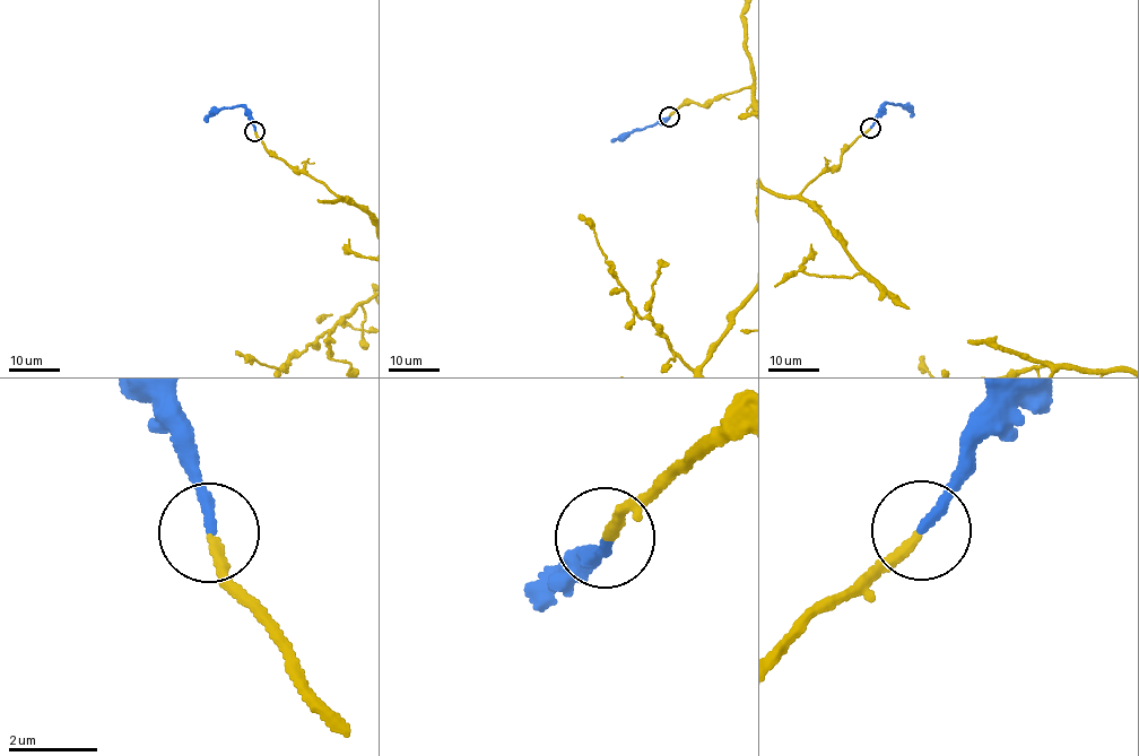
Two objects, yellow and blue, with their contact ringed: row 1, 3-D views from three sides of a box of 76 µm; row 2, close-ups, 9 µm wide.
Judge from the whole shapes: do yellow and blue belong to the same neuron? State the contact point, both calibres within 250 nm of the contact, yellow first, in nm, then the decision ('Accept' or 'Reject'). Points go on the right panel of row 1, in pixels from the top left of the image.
Place: (870, 128). Thickness 240 nm (yellow) against 240 nm. Accept

